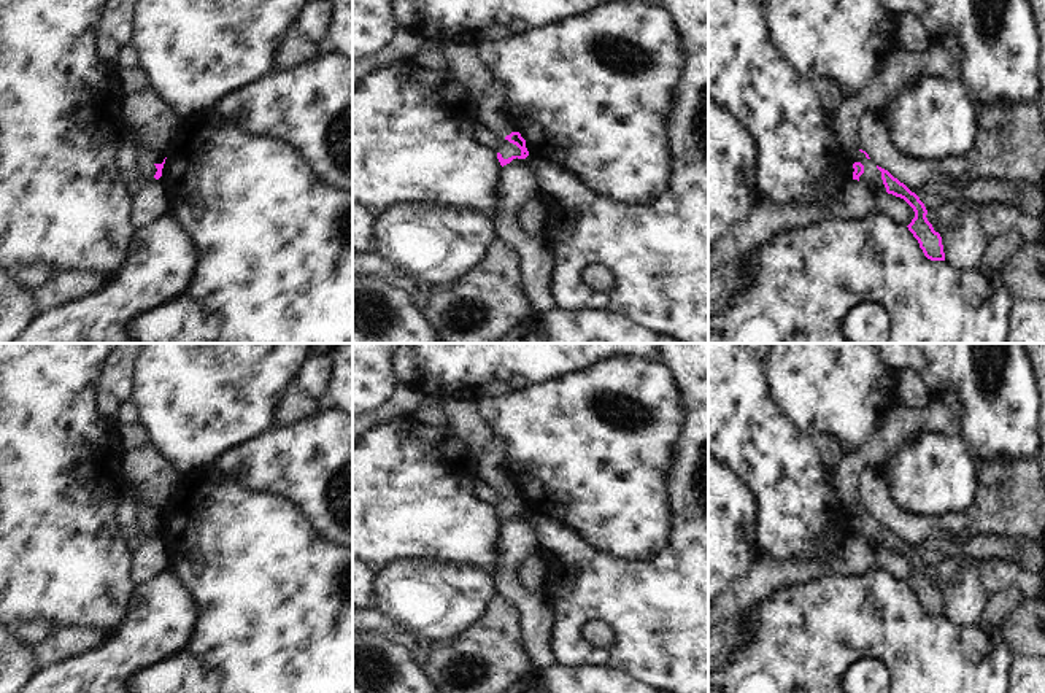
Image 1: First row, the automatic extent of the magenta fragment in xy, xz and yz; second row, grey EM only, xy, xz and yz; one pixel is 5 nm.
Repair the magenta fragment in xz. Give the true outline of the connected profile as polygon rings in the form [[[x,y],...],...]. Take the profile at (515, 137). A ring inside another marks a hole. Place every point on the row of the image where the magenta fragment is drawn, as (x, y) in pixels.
[[[496,78],[489,94],[478,105],[481,108],[481,124],[499,132],[505,140],[521,149],[519,156],[511,156],[508,159],[503,159],[502,154],[497,153],[500,165],[503,167],[516,157],[526,159],[529,151],[526,148],[526,140],[516,130],[516,126],[511,119],[511,105],[507,86]]]

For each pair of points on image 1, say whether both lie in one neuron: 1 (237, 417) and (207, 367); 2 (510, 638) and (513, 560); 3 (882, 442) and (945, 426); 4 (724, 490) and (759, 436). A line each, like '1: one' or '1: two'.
1: one
2: two
3: one
4: two

